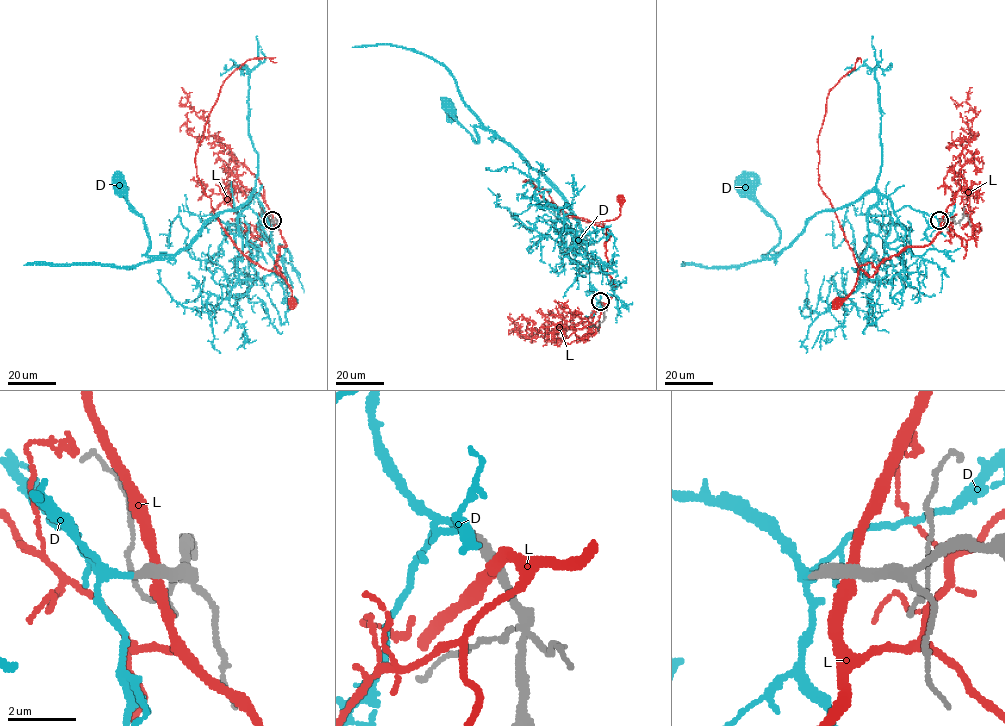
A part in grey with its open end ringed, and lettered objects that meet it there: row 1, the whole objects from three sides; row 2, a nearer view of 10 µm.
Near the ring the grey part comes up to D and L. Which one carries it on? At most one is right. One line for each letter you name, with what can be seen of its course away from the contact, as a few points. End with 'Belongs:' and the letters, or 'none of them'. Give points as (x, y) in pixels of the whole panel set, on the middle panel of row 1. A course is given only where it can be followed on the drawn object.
D: course (600, 301), (569, 204), (493, 132), (474, 126), (476, 143), (448, 105)
Belongs: D

